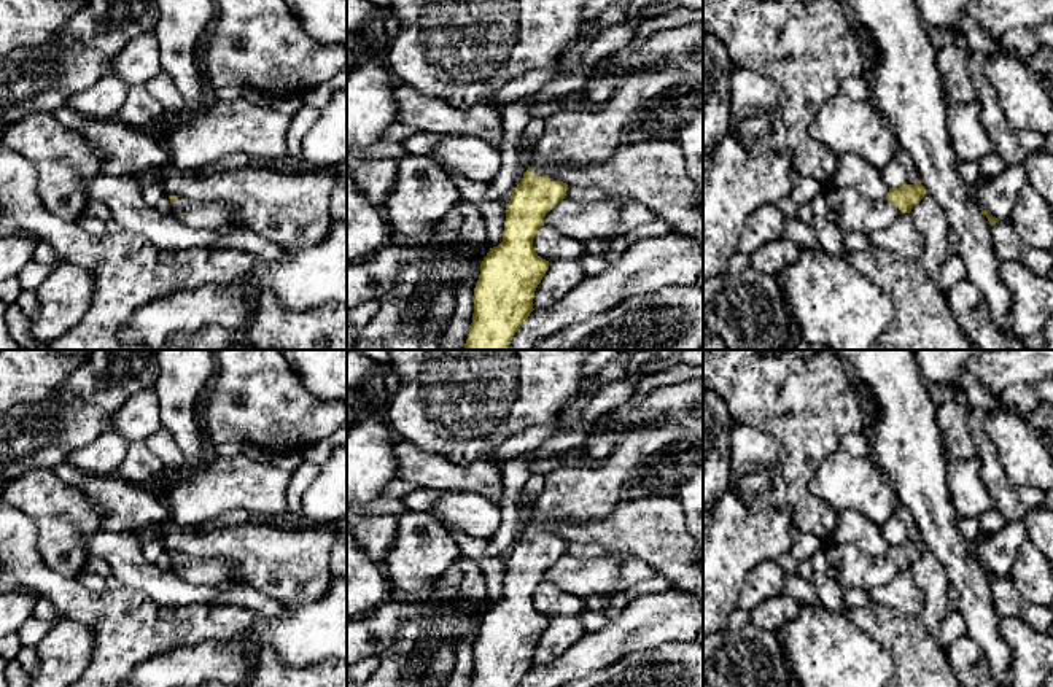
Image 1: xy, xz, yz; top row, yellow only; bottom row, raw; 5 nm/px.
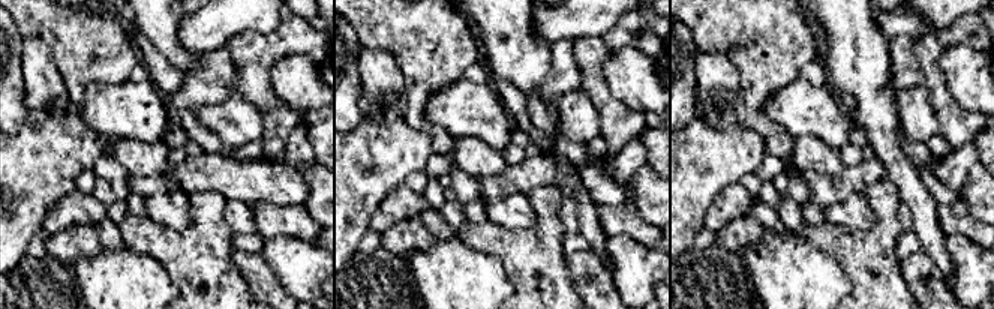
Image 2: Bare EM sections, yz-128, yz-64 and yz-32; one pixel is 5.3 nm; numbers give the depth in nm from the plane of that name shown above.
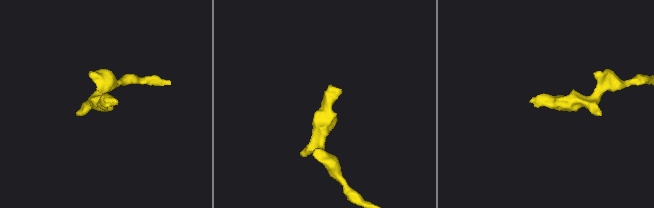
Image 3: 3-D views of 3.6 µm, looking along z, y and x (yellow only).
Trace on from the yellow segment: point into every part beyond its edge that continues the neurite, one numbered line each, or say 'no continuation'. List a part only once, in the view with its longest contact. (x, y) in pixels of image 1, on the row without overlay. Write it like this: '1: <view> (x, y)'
1: xz (573, 493)

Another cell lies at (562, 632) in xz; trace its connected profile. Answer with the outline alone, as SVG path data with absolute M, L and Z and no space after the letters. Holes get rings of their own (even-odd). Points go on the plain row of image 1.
M579 617L549 619L549 625L534 647L533 665L541 666L557 660L587 633Z

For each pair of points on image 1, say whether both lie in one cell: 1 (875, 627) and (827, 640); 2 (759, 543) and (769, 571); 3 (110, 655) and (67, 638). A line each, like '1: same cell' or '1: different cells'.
1: different cells
2: different cells
3: different cells

